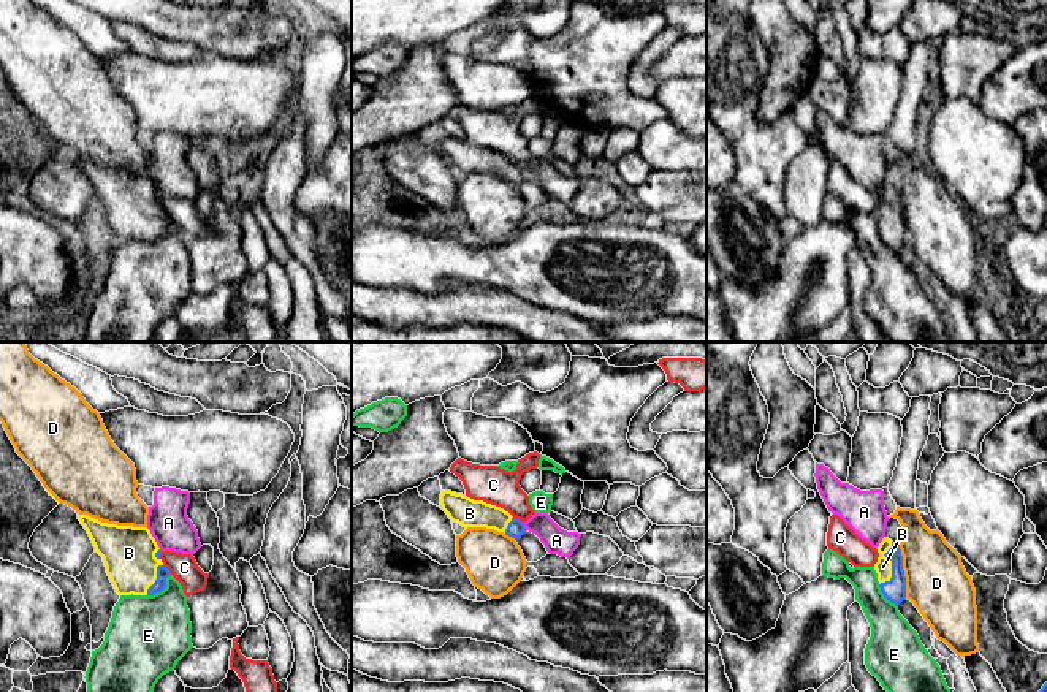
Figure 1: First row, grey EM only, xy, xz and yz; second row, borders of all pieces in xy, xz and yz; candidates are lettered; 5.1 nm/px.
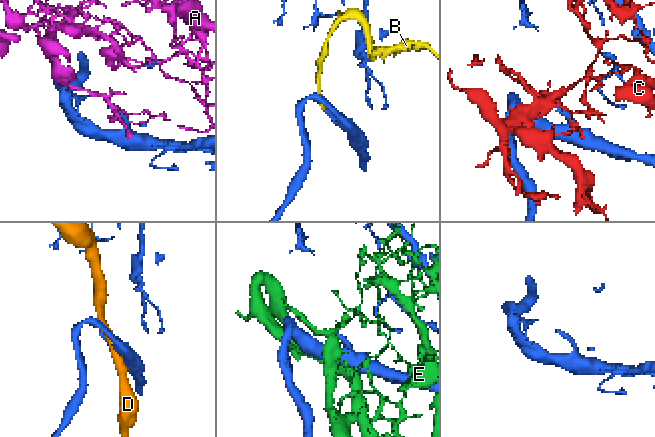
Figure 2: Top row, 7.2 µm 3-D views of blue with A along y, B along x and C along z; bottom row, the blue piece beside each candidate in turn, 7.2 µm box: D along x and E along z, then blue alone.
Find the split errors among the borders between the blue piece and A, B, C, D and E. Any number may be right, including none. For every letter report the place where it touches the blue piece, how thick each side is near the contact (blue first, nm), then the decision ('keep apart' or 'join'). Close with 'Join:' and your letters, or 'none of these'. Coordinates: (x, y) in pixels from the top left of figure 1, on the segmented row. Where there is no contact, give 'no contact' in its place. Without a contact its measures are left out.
A: contact xz (523, 526); calibres 90 and 140 nm; keep apart
B: contact yz (892, 566); calibres 110 and 90 nm; join
C: contact xy (167, 569); calibres 60 and 140 nm; keep apart
D: contact yz (903, 572); calibres 110 and 320 nm; keep apart
E: contact xy (162, 589); calibres 60 and 400 nm; keep apart
Join: B

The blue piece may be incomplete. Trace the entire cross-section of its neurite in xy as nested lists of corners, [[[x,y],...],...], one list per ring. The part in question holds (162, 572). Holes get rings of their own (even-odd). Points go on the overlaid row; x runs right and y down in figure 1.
[[[79,513],[78,519],[87,530],[95,553],[103,557],[106,573],[119,595],[154,595],[166,587],[171,573],[163,565],[162,549],[147,527],[108,524]]]

